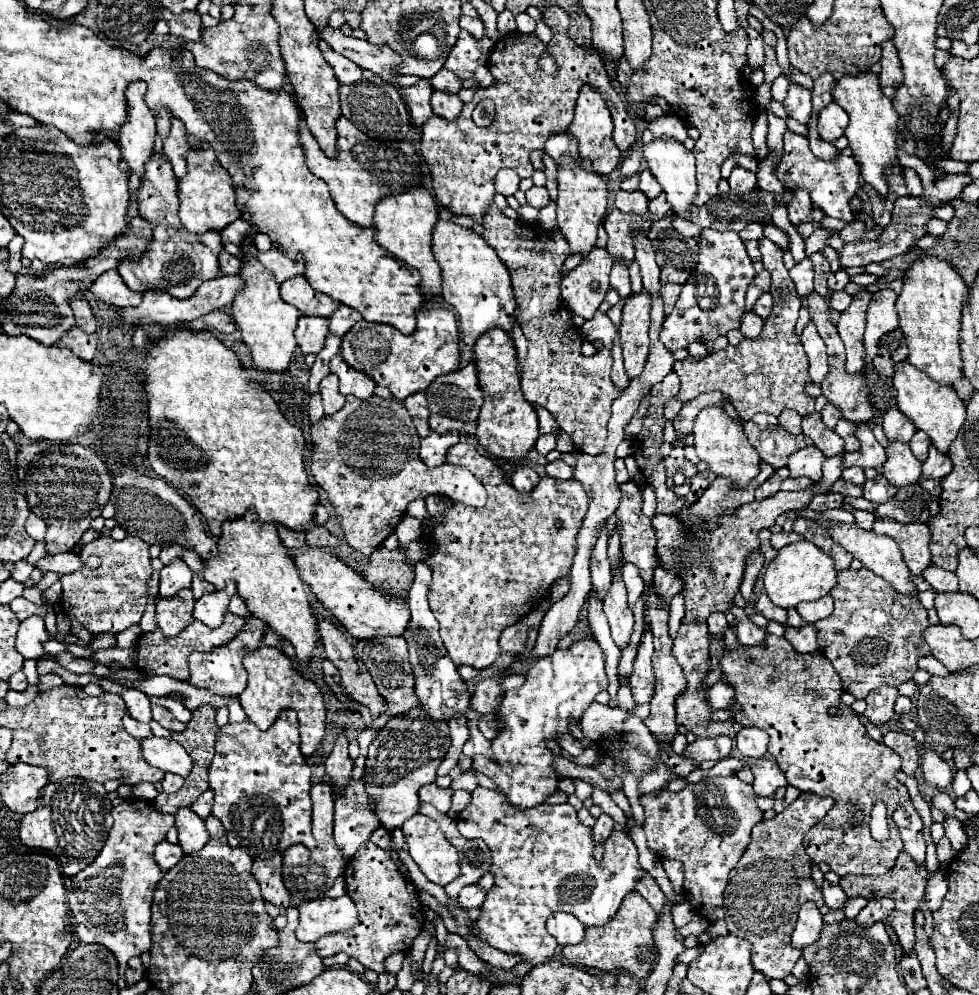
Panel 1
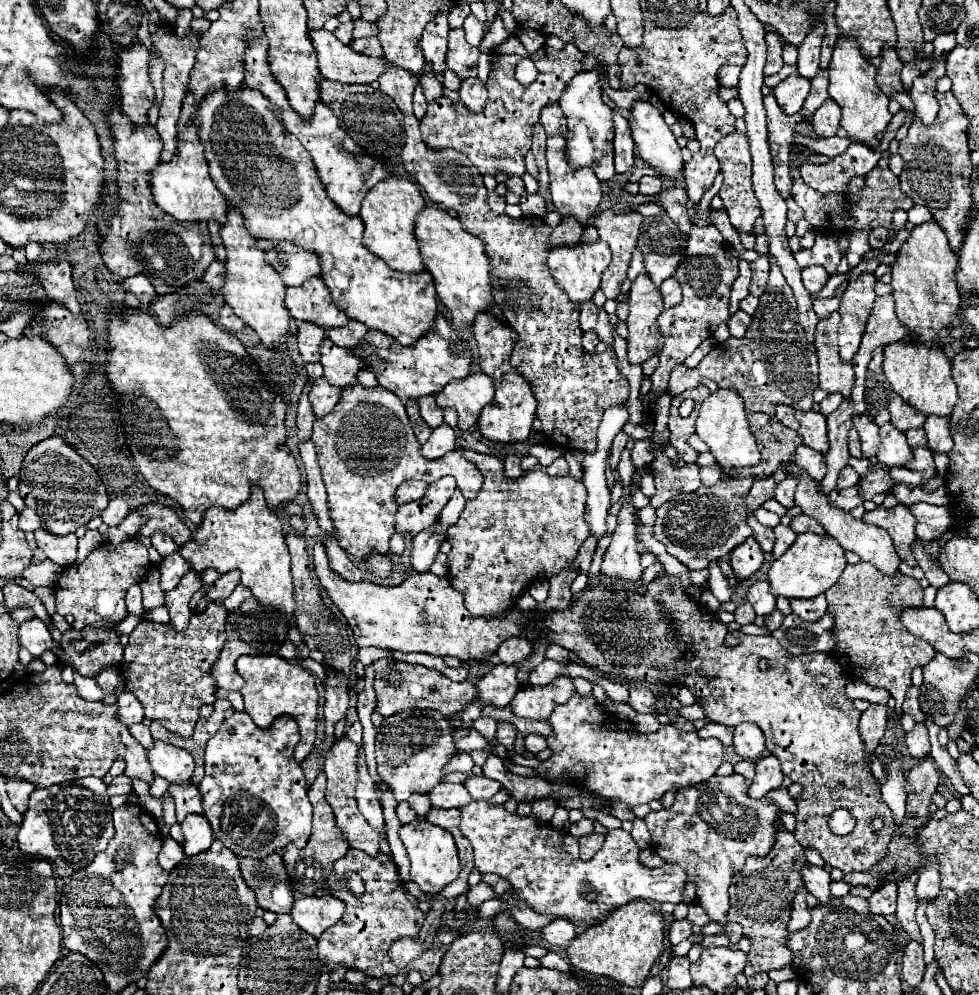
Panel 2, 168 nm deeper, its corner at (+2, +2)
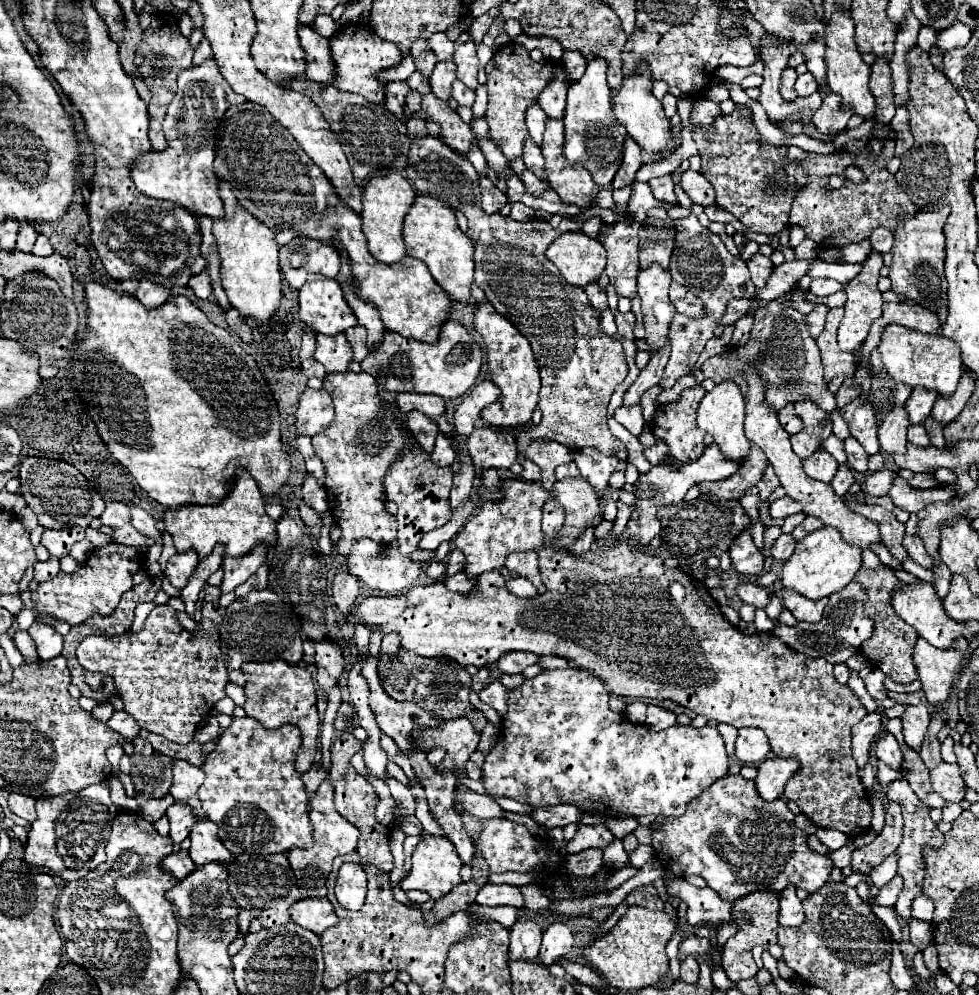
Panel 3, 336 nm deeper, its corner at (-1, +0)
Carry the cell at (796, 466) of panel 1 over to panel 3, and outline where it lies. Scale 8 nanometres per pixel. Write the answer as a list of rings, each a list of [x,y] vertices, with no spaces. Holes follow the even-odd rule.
[[[817,449],[811,457],[803,459],[803,467],[805,467],[805,473],[811,479],[829,483],[835,477],[839,465],[837,465],[837,461],[825,449]]]

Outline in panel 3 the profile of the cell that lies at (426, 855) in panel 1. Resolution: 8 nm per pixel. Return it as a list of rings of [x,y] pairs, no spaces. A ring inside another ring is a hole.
[[[423,835],[421,843],[413,851],[413,867],[411,867],[409,875],[401,881],[401,889],[403,891],[419,889],[419,891],[429,893],[429,897],[433,901],[439,901],[441,897],[445,897],[449,891],[453,891],[453,887],[457,887],[463,881],[459,871],[461,871],[461,859],[455,851],[455,845],[445,837]]]

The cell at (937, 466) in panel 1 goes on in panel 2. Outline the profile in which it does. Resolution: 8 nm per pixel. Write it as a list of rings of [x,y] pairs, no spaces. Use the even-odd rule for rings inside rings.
[[[928,417],[924,423],[924,431],[928,437],[928,449],[936,453],[950,453],[954,447],[952,435],[948,431],[948,419],[942,417]]]

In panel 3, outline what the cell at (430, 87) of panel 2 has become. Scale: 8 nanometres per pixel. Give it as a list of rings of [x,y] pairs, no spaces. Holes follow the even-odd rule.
[[[419,37],[419,39],[415,39],[411,43],[411,57],[413,57],[417,69],[421,69],[421,73],[425,77],[431,77],[437,59],[435,59],[435,55],[433,55],[433,51],[431,51],[431,47],[429,47],[425,37]]]

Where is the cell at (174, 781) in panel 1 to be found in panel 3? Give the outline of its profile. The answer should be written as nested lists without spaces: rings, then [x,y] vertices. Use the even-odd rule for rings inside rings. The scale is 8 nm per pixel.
[[[175,803],[173,807],[167,809],[167,817],[169,817],[169,823],[171,823],[169,837],[175,843],[181,843],[183,839],[187,839],[191,827],[195,823],[195,817],[191,815],[191,807],[183,807],[183,805]]]

